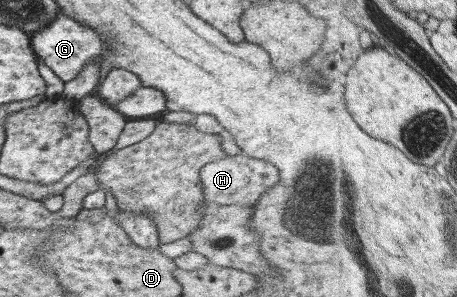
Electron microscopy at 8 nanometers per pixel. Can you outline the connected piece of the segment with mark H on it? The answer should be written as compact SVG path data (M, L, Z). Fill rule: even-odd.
M226 154L218 160L212 160L199 170L203 200L220 206L227 204L253 206L259 196L278 182L278 171L266 160L252 159L244 154Z

